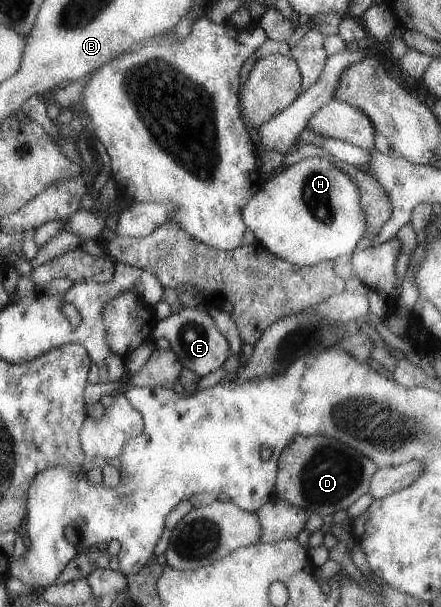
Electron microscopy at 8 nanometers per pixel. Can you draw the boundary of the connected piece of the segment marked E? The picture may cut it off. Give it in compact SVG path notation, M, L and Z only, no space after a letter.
M204 306L181 309L177 314L171 313L169 317L157 322L157 326L151 330L151 340L159 338L167 338L171 344L170 349L175 352L179 362L198 374L200 378L221 369L230 356L227 338L217 329Z

